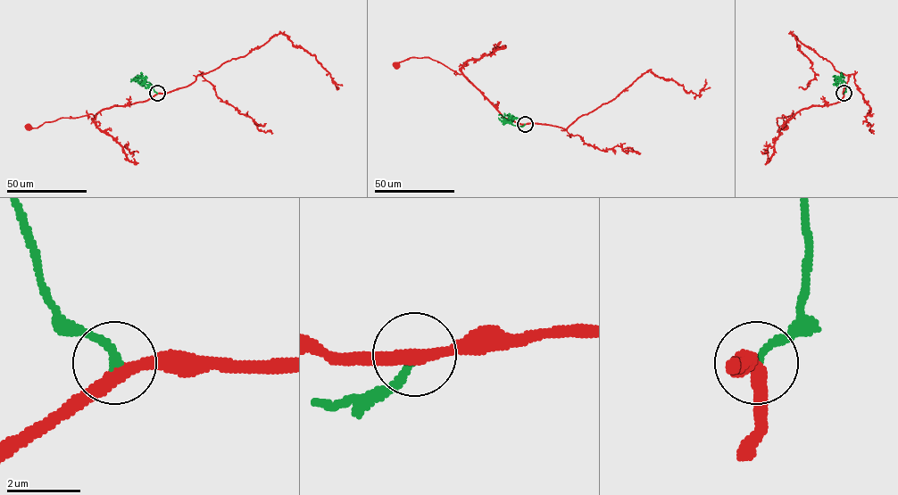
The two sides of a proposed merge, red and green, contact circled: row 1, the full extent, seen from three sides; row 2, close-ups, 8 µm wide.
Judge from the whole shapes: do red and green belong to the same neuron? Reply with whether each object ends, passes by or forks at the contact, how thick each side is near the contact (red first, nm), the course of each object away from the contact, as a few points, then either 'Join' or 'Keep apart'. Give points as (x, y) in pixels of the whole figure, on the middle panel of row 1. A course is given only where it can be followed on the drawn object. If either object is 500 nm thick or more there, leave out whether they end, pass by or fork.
At the ring red passes by. At the ring green ends. Thickness 360 nm (red) against 240 nm. Course of red: (525, 124), (505, 119), (462, 74), (436, 61), (427, 57), (410, 57), (396, 65). Course of green: (525, 124), (512, 125), (512, 120), (498, 115). Keep apart

